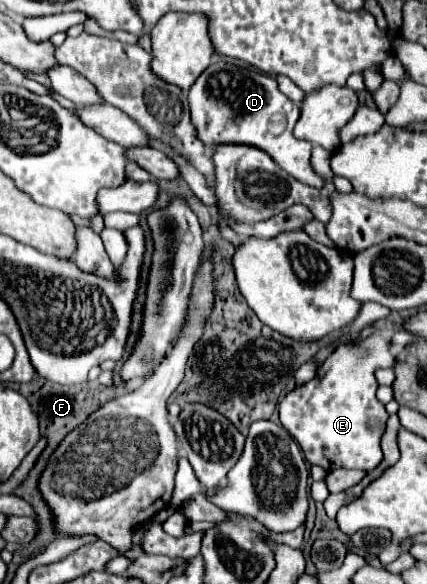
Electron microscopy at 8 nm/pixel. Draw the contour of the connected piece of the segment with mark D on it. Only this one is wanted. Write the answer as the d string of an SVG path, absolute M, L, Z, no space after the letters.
M222 59L212 63L194 81L188 101L198 137L208 147L214 147L218 143L254 145L264 149L286 173L290 173L298 181L318 189L324 185L324 181L314 173L310 165L312 143L304 143L302 139L296 139L292 135L292 129L300 117L300 107L296 107L288 97L280 93L274 77Z

